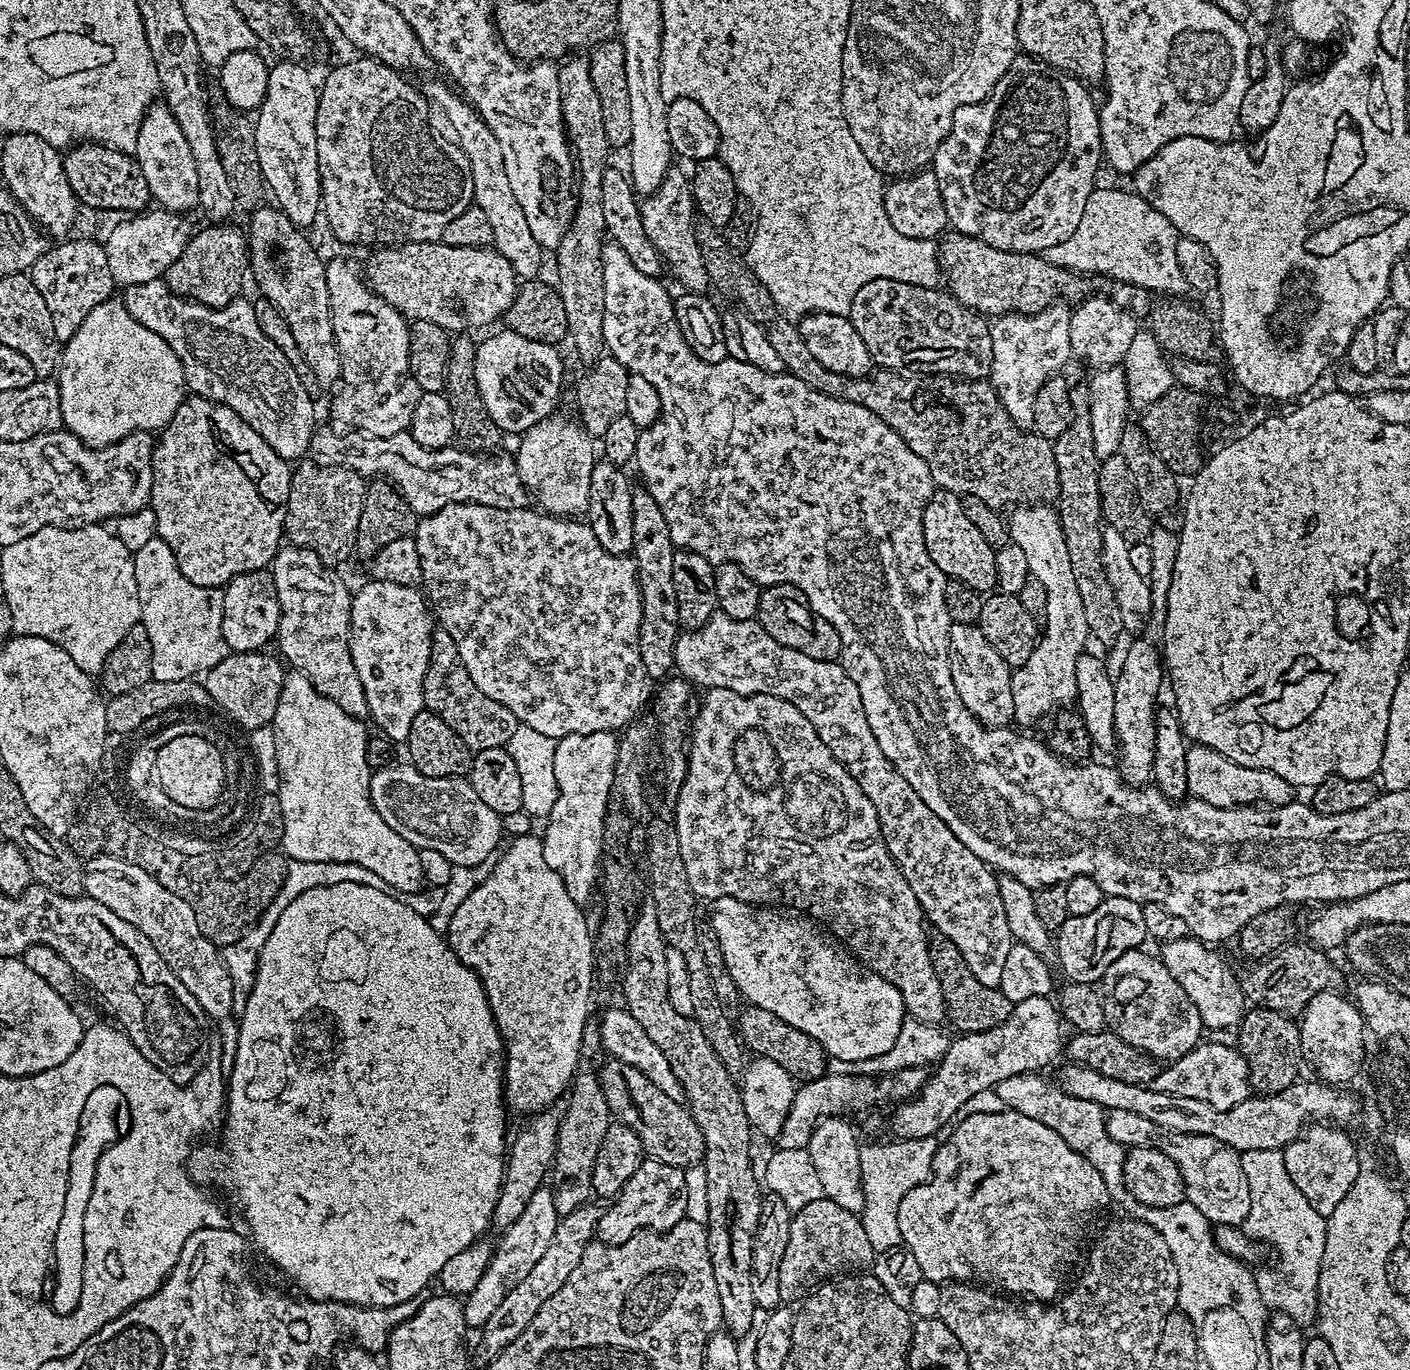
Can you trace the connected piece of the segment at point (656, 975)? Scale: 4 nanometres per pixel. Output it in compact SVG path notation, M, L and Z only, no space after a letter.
M644 902L639 905L636 913L636 919L632 922L632 929L628 935L628 946L626 951L626 969L628 973L624 976L624 1000L623 1007L628 1009L630 1014L634 1014L634 1022L638 1022L638 1026L642 1026L642 1030L646 1030L646 1034L650 1038L650 1042L654 1042L654 1046L658 1046L658 1050L662 1050L662 1054L666 1054L666 1062L670 1062L670 1070L674 1070L674 1074L678 1078L678 1082L684 1091L684 1100L687 1107L695 1120L698 1121L698 1130L702 1130L702 1138L704 1139L704 1173L706 1174L706 1202L708 1203L708 1218L706 1227L708 1229L708 1249L710 1250L710 1266L714 1266L714 1283L718 1285L718 1298L722 1301L722 1324L731 1335L737 1338L743 1338L752 1328L752 1323L756 1320L758 1309L754 1302L754 1282L752 1281L752 1255L754 1254L754 1238L756 1231L760 1229L760 1204L748 1204L748 1136L750 1137L750 1125L747 1120L737 1118L737 1120L728 1120L731 1116L739 1117L742 1109L740 1107L740 1090L738 1087L737 1077L732 1076L726 1070L726 1066L722 1066L722 1062L718 1062L718 1056L714 1054L714 1048L710 1046L710 1038L706 1038L706 1034L702 1034L702 1026L698 1026L698 1022L691 1016L683 1016L678 1014L678 1010L674 1010L674 1006L670 1006L670 994L668 993L668 953L670 949L664 943L662 934L658 930L658 914L654 910L651 902Z

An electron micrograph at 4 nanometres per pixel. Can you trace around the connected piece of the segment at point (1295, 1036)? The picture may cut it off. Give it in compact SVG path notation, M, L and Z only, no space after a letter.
M1265 1006L1249 1007L1239 1025L1240 1044L1238 1050L1248 1062L1248 1079L1257 1093L1273 1096L1286 1090L1301 1079L1300 1066L1305 1063L1300 1025L1293 1017Z

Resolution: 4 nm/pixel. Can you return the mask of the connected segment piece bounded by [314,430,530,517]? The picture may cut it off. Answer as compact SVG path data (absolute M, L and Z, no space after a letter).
M355 430L345 431L345 436L336 432L321 431L315 437L315 451L324 456L332 456L331 463L341 468L348 468L351 472L358 472L365 478L383 478L396 488L402 498L414 510L417 517L429 516L442 506L451 504L482 504L484 506L498 506L499 508L527 508L530 504L530 493L524 487L522 478L518 474L515 455L496 456L500 454L485 454L482 452L467 452L459 446L449 446L440 449L430 449L419 445L410 431L390 434L389 436L365 436L363 432Z

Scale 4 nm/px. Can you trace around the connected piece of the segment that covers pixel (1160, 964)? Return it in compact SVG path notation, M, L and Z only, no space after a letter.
M1140 948L1130 949L1106 970L1102 979L1106 1024L1115 1036L1122 1038L1122 1042L1134 1046L1139 1052L1144 1052L1147 1056L1155 1056L1160 1062L1171 1062L1182 1058L1190 1050L1194 1050L1197 1044L1201 1043L1203 1036L1200 1035L1205 1035L1206 1029L1198 1014L1198 1006L1190 1002L1186 990L1178 986L1174 974L1166 970L1163 960L1159 955L1152 953L1151 956L1150 953L1144 951Z

